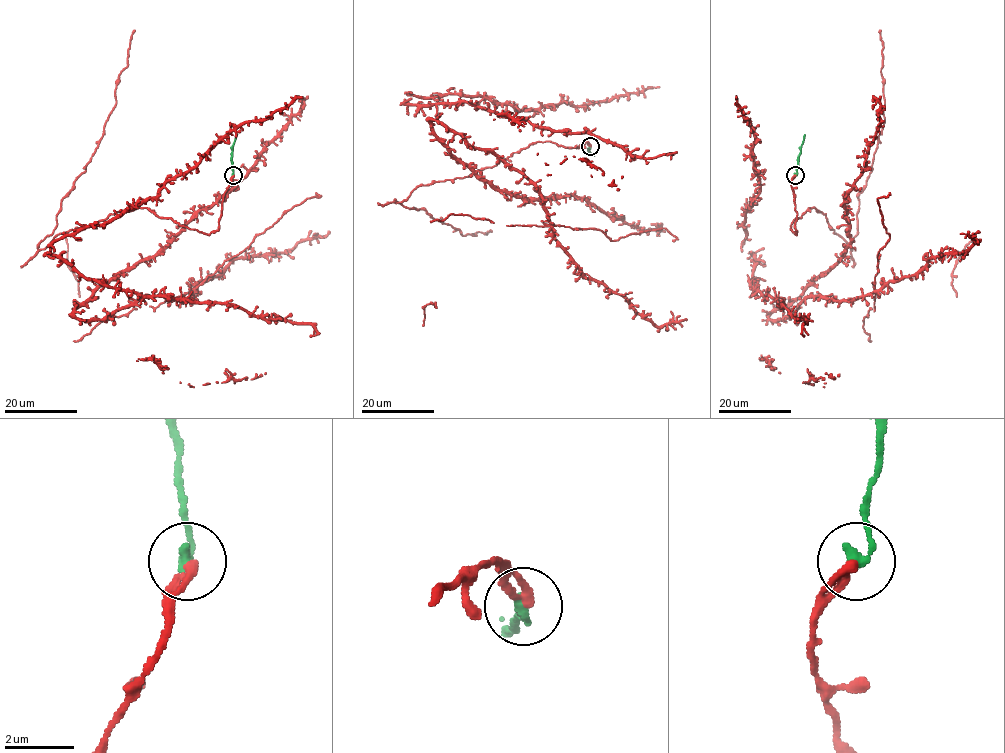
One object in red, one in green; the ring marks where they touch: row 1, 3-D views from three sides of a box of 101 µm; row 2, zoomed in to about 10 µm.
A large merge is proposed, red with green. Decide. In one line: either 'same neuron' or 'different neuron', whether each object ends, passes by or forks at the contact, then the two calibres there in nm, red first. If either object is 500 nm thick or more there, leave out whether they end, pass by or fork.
same neuron; red ends there; green ends there; 320 nm thick on the red side, 320 nm on the other

